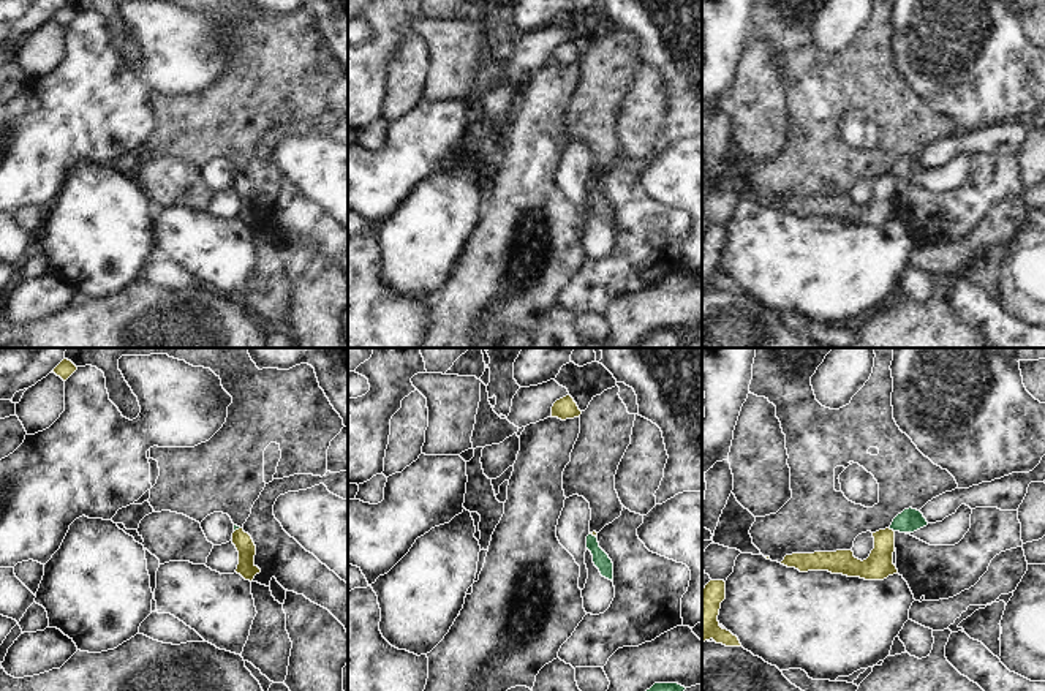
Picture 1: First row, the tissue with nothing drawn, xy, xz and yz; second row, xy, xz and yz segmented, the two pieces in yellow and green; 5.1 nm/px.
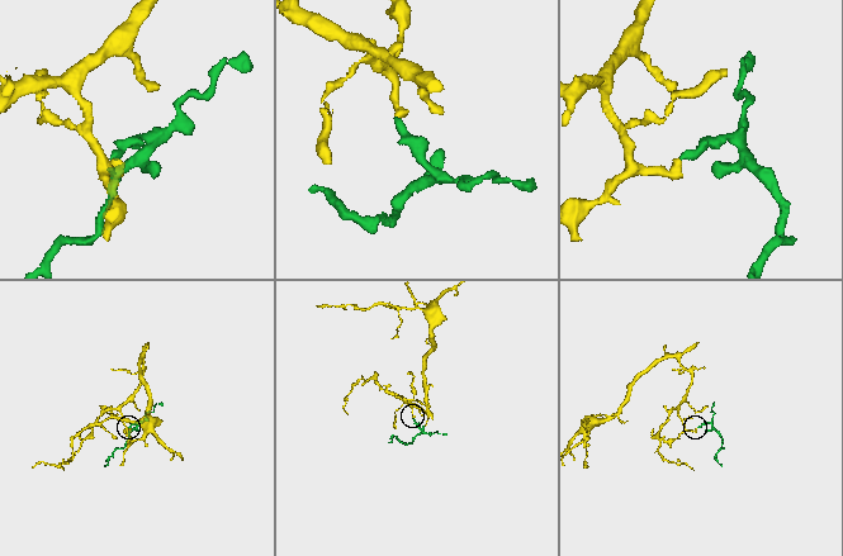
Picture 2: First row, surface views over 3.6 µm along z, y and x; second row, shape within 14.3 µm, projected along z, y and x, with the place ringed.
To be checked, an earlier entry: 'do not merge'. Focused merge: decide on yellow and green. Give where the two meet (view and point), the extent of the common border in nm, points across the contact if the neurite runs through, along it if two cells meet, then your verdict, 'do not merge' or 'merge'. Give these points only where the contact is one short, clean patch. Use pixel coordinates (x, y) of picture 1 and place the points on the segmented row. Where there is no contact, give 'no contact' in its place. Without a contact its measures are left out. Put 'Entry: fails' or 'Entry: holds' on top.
Entry: fails
yz (892, 530) | 40 nm | across yz (879, 565), (884, 539), (892, 530), (898, 524), (909, 521) | merge

